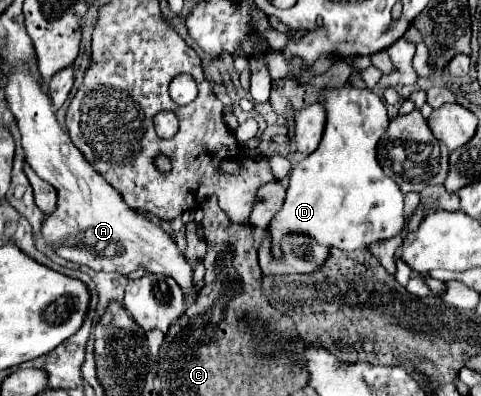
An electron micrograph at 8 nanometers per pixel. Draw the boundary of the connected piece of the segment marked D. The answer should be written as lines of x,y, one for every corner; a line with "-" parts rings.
350,83
322,89
318,103
326,107
326,129
318,149
292,169
284,205
270,221
274,257
280,257
278,247
286,233
304,233
344,251
404,233
402,191
384,175
376,155
376,145
390,123
386,103
372,89
358,89

